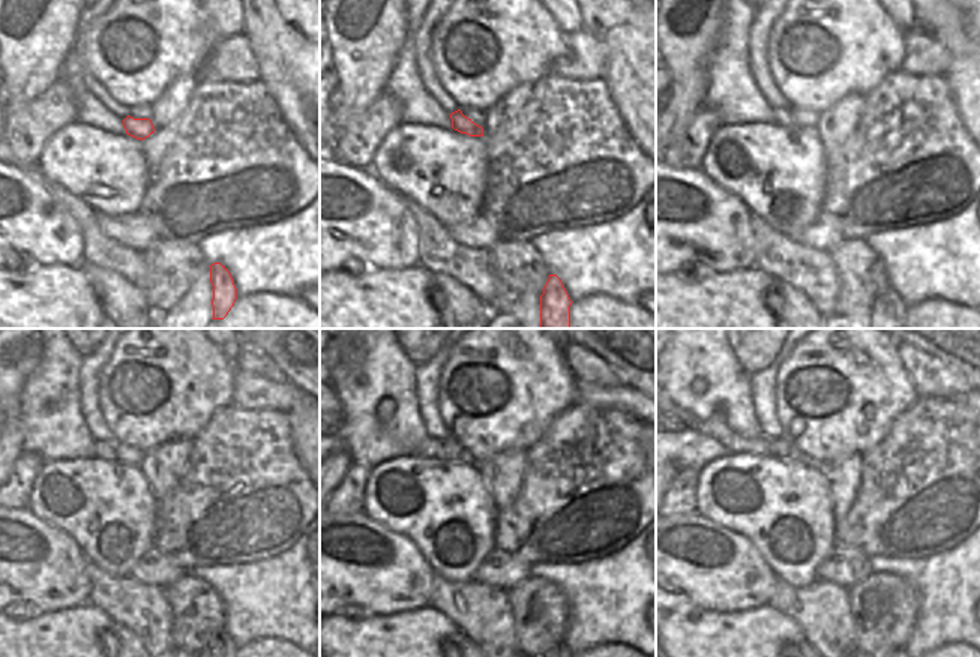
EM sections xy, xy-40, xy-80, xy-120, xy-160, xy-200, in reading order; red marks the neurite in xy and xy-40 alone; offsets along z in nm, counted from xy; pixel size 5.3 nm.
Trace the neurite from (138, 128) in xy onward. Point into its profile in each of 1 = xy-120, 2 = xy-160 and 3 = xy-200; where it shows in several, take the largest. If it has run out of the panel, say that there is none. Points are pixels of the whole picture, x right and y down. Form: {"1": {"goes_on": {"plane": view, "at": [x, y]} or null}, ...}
{"1": {"goes_on": {"plane": "xy-120", "at": [104, 450]}}, "2": {"goes_on": {"plane": "xy-160", "at": [429, 447]}}, "3": {"goes_on": {"plane": "xy-200", "at": [715, 428]}}}

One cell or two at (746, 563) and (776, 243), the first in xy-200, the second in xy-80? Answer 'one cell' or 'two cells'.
two cells

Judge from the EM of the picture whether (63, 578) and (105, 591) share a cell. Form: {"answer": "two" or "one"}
{"answer": "two"}

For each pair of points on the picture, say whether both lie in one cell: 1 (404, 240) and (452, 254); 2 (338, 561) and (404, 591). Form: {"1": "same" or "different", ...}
{"1": "different", "2": "same"}

